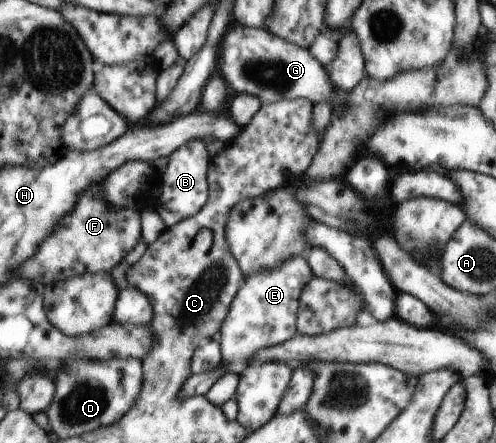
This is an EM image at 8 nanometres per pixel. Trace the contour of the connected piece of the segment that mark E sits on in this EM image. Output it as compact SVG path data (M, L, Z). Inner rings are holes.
M300 255L288 258L273 269L259 269L245 278L221 328L220 344L227 370L241 376L259 349L283 344L297 335L301 291L312 278L306 256Z

